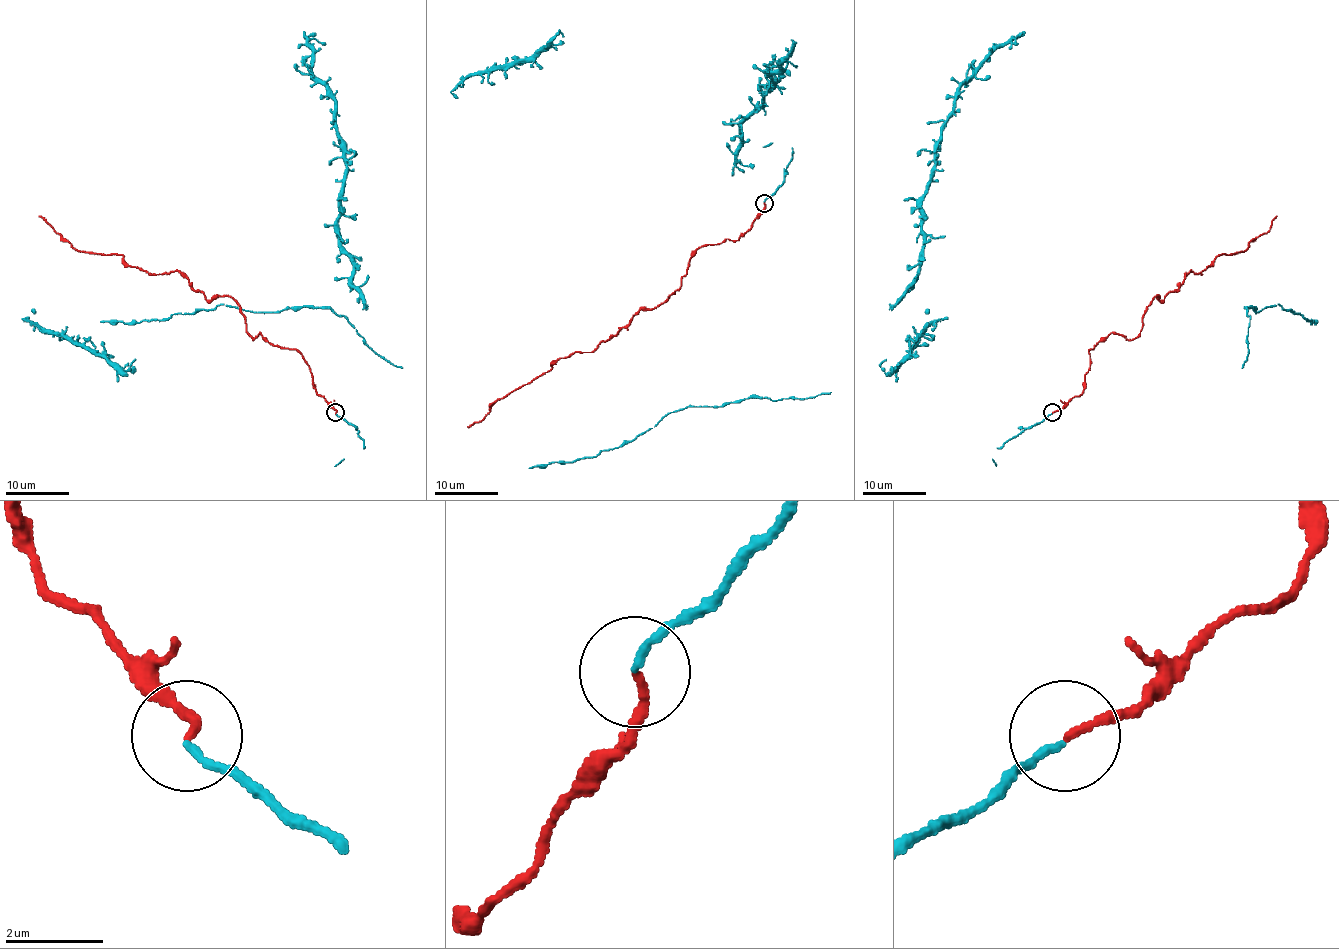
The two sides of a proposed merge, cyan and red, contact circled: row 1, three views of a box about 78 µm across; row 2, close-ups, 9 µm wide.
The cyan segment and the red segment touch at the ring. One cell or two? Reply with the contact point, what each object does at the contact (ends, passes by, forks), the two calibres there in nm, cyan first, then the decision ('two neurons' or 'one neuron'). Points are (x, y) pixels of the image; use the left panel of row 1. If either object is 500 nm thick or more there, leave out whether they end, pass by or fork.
(335, 412) | cyan ends | red ends | 130/170 nm | one neuron

